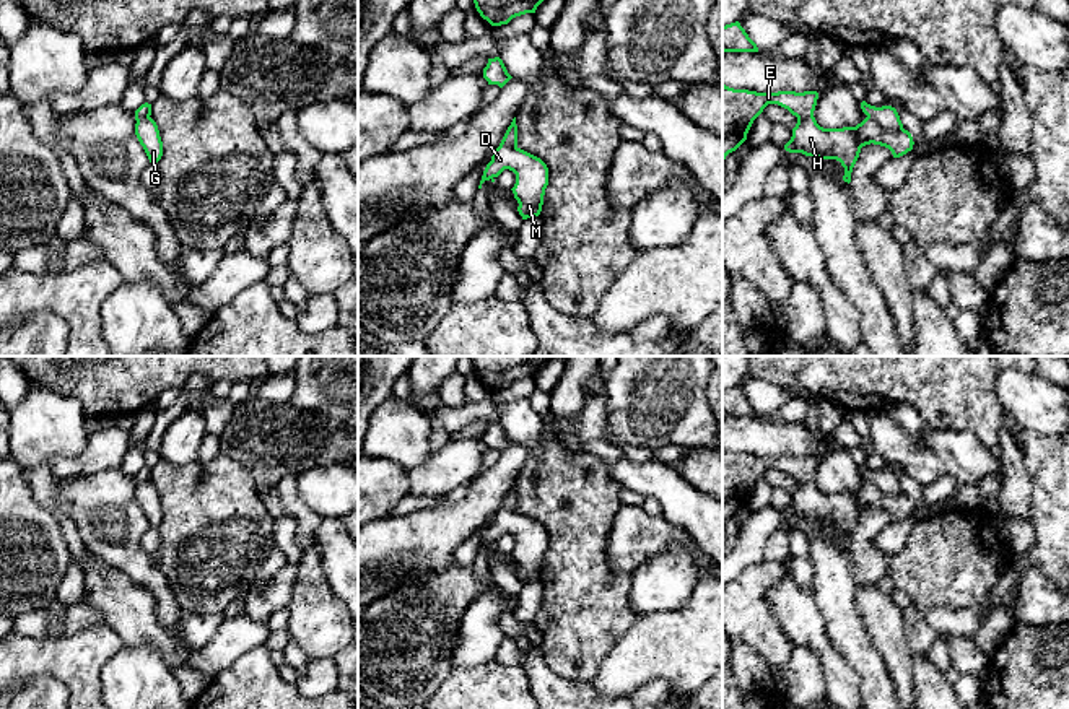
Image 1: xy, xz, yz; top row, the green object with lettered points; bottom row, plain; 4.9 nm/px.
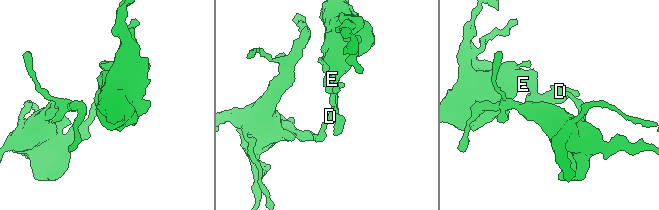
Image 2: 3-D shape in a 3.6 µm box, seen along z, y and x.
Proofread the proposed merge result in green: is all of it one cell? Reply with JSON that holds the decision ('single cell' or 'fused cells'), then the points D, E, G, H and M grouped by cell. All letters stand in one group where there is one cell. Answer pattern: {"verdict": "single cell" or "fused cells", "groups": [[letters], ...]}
{"verdict": "fused cells", "groups": [["D", "M"], ["E", "G", "H"]]}

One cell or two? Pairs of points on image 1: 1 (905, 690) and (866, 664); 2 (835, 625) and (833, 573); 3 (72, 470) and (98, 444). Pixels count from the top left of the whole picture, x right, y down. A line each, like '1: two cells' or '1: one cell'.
1: two cells
2: one cell
3: one cell

